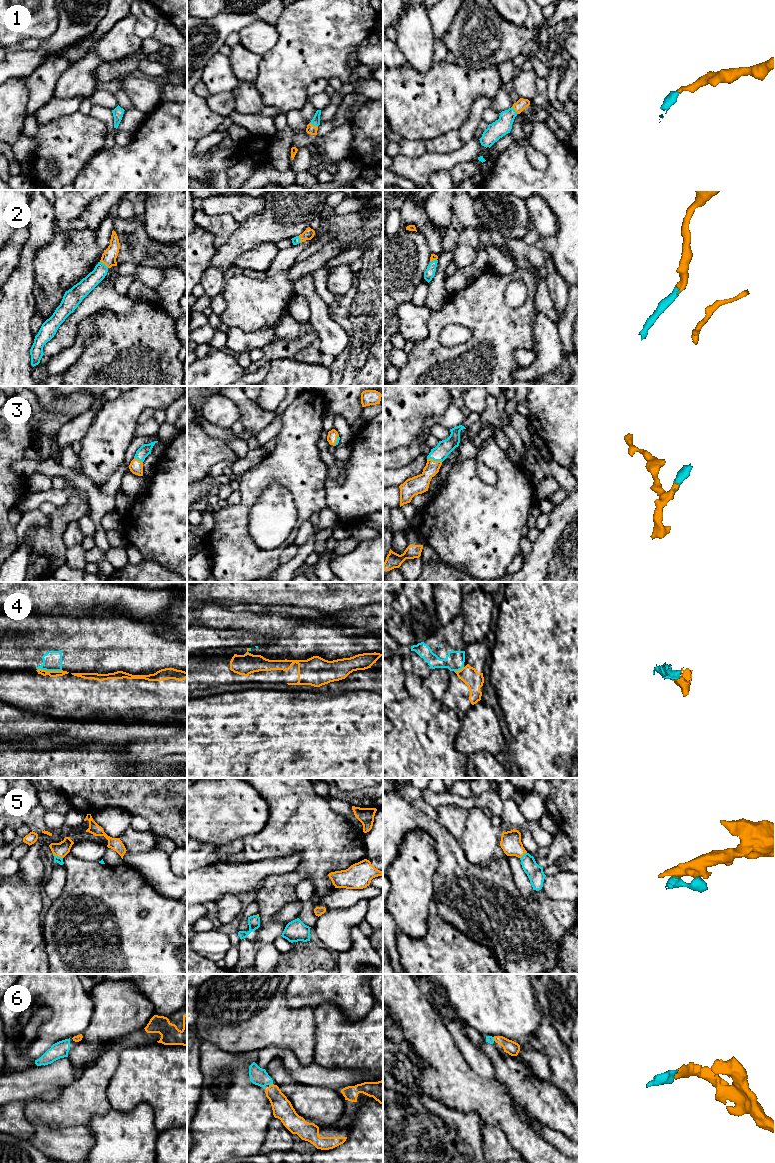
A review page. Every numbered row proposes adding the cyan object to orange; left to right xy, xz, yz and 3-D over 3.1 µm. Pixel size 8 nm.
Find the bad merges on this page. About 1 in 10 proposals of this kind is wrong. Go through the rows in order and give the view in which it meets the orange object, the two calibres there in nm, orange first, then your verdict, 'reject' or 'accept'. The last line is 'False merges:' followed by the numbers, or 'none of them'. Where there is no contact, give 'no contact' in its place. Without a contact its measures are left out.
1: xz | 80/70 nm | accept
2: xy | 120/120 nm | accept
3: yz | 150/120 nm | accept
4: xy | 50/160 nm | reject
5: xy | 120/50 nm | accept
6: xz | 160/140 nm | accept
False merges: 4

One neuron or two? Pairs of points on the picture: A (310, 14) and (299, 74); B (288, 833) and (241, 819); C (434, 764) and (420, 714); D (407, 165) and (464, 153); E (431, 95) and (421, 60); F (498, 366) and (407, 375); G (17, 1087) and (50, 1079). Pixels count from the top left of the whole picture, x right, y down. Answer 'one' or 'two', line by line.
A: one
B: two
C: one
D: one
E: two
F: one
G: one

